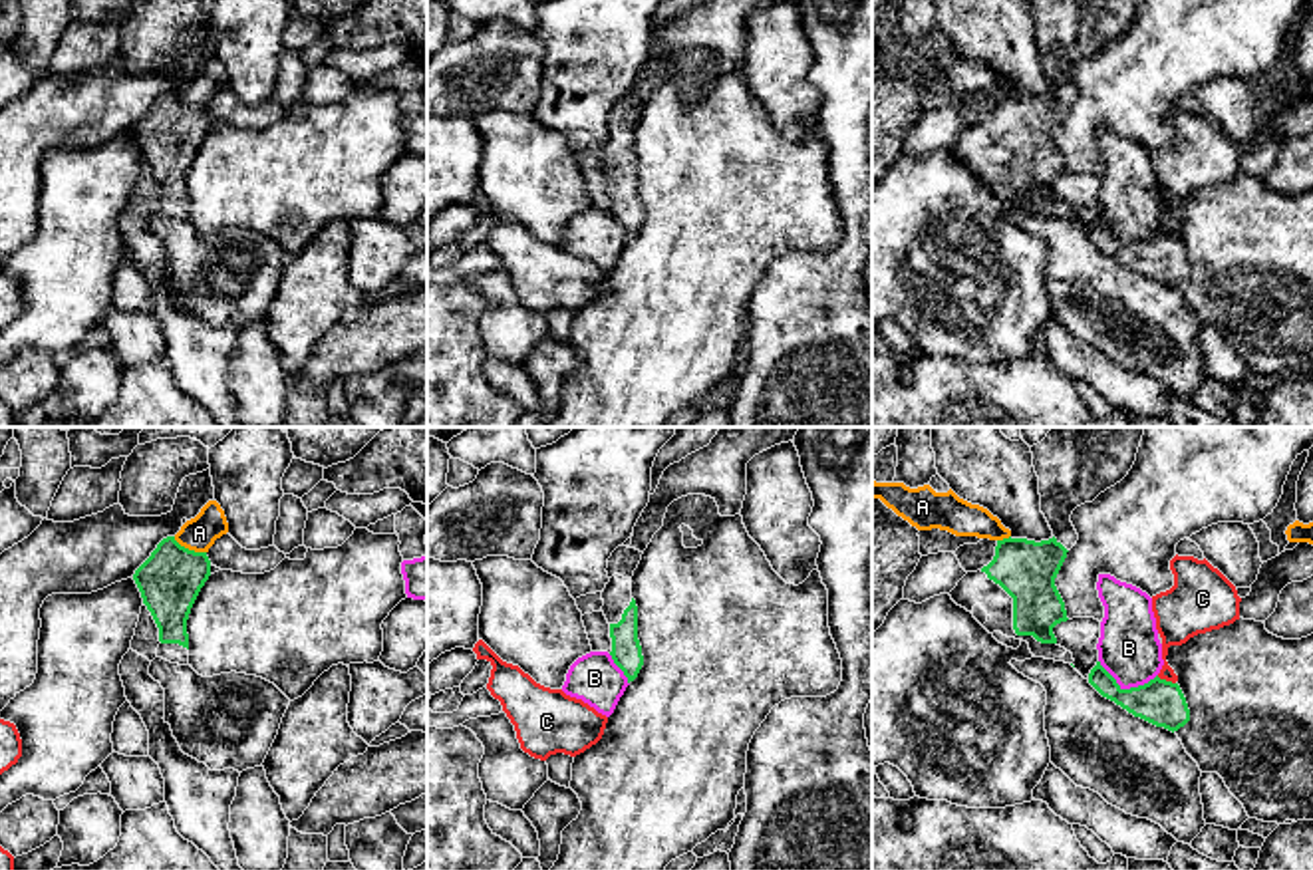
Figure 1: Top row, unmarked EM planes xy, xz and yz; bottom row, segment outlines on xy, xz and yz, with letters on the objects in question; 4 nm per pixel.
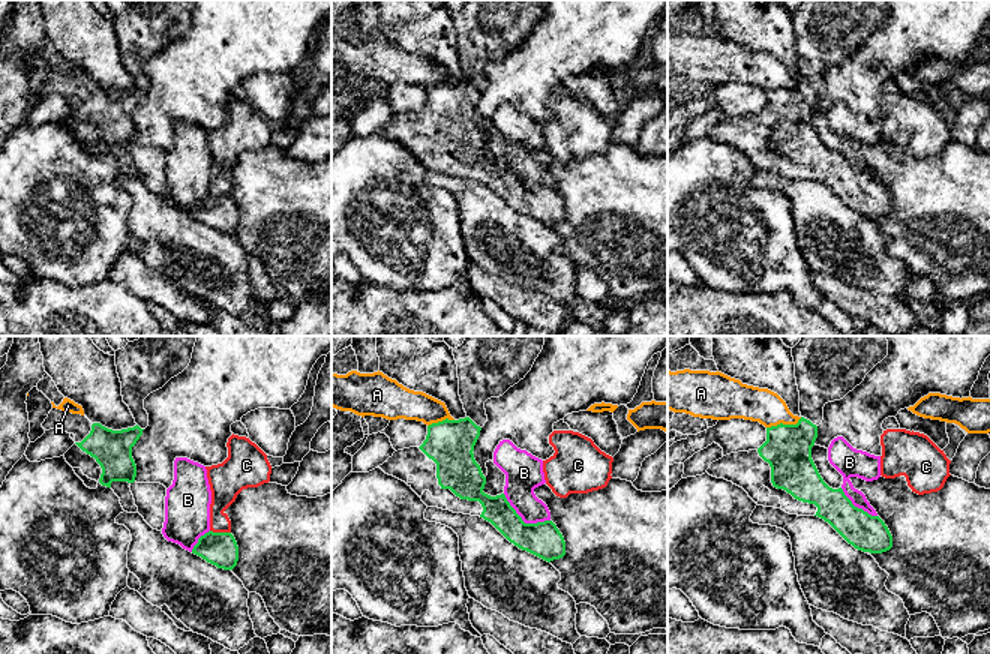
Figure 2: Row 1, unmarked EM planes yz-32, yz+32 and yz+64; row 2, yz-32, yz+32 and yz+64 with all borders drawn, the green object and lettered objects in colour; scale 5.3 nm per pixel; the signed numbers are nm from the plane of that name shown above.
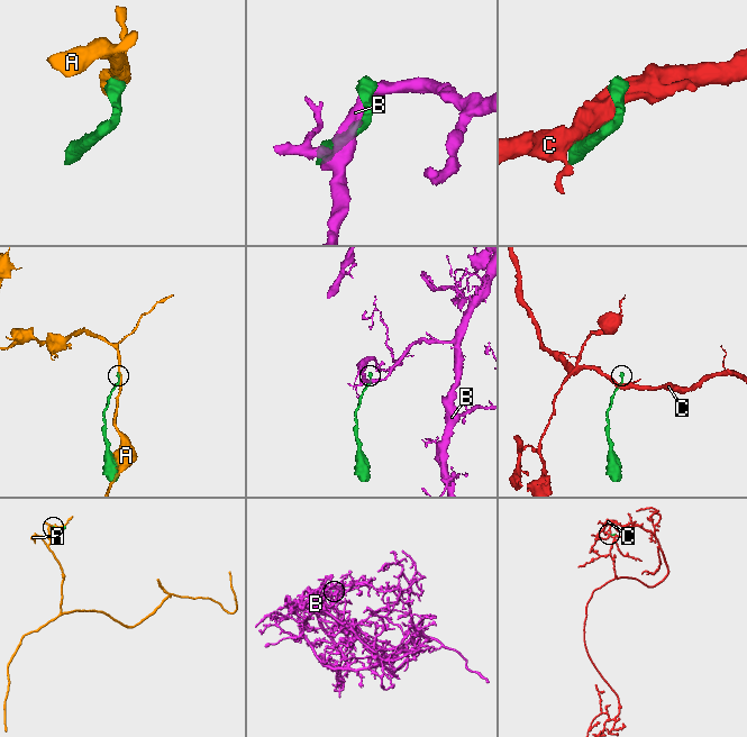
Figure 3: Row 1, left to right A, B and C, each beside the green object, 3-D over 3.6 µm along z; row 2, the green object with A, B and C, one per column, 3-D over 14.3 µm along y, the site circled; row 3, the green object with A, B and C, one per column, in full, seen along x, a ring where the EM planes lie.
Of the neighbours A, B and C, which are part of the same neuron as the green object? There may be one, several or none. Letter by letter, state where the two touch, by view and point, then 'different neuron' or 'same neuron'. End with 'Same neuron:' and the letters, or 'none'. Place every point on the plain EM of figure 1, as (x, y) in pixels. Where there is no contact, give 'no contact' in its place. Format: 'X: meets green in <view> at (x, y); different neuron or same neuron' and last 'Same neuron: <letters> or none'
A: meets green in xy at (187, 104); different neuron
B: meets green in yz at (1127, 245); different neuron
C: meets green in yz at (1165, 235); different neuron
Same neuron: none

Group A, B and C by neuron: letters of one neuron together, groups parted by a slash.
A / B / C

